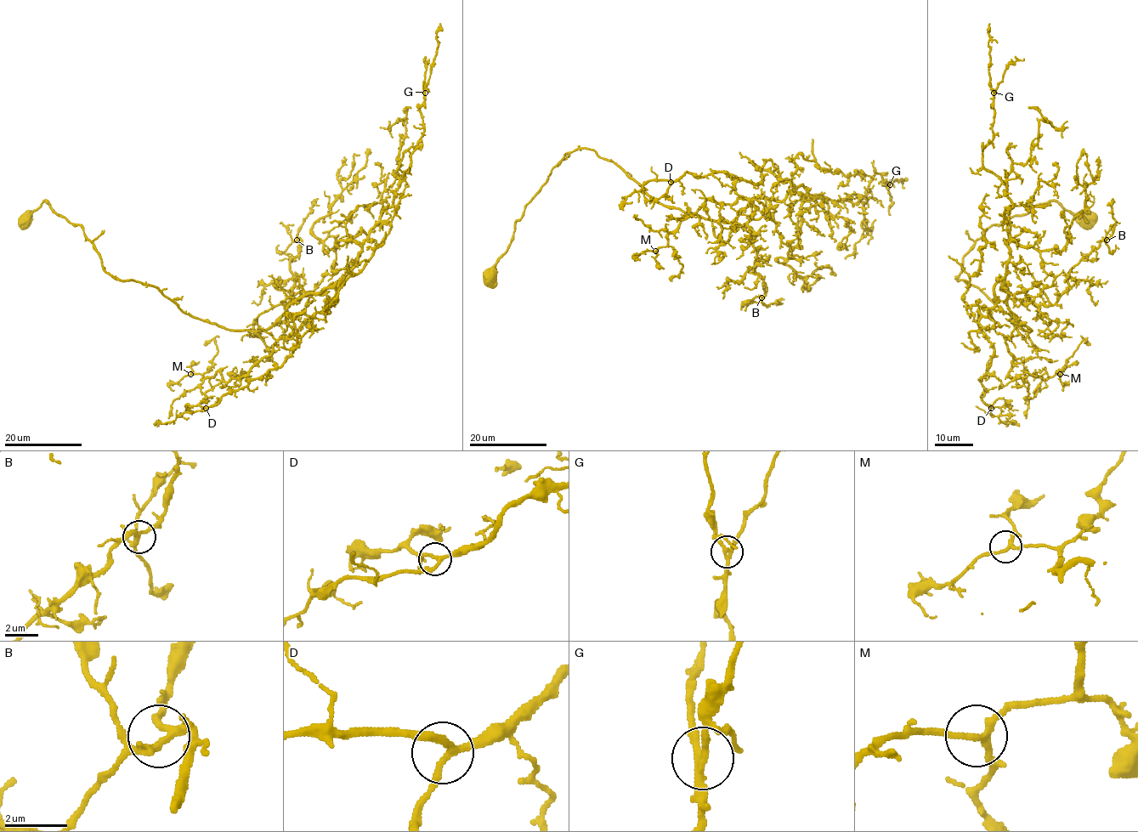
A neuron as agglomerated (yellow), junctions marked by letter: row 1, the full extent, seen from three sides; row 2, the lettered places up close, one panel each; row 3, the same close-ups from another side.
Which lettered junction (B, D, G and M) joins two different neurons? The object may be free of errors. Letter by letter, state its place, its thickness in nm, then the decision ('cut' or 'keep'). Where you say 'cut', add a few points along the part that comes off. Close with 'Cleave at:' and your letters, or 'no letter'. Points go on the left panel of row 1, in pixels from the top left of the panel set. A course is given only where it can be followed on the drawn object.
B: (297, 240) | 220 nm | keep
D: (206, 408) | 200 nm | keep
G: (425, 93) | 200 nm | keep
M: (190, 374) | 200 nm | keep
Cleave at: no letter

